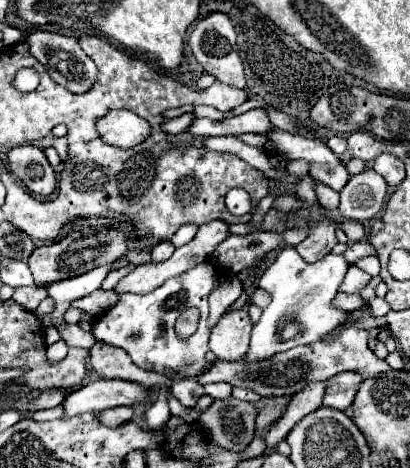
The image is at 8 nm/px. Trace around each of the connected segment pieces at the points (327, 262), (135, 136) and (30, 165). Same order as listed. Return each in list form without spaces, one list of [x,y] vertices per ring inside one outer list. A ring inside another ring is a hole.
[[[283,248],[277,260],[259,278],[259,288],[265,288],[273,300],[263,310],[261,320],[253,326],[251,344],[243,358],[245,364],[257,364],[293,346],[311,344],[313,340],[331,334],[339,324],[343,324],[347,320],[347,312],[333,308],[331,300],[335,298],[347,268],[349,266],[343,256],[325,256],[315,264],[307,264],[305,260],[301,260],[295,248]],[[289,324],[297,324],[297,332],[291,338],[283,334]]]
[[[117,109],[99,118],[95,122],[95,130],[99,132],[105,144],[113,144],[119,148],[133,148],[149,136],[151,124],[129,110]]]
[[[23,144],[7,152],[7,168],[13,176],[23,180],[23,184],[39,196],[49,196],[55,190],[55,172],[47,162],[41,148]]]

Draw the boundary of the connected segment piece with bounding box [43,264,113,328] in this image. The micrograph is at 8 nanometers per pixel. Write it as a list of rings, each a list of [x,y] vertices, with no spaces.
[[[113,264],[105,266],[105,268],[93,268],[91,272],[87,274],[81,274],[81,276],[75,276],[75,278],[67,278],[67,280],[59,280],[59,282],[51,282],[47,286],[43,286],[47,290],[47,296],[53,300],[55,308],[53,312],[49,314],[49,320],[51,320],[51,326],[59,326],[65,322],[63,314],[67,312],[67,308],[81,296],[87,296],[95,290],[101,288],[101,282],[103,278],[107,276],[107,272],[113,268]]]

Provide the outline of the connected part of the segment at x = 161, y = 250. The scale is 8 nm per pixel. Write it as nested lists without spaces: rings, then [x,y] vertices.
[[[159,242],[157,246],[153,246],[151,250],[151,256],[153,256],[153,262],[165,262],[171,254],[173,254],[175,246],[171,242]]]

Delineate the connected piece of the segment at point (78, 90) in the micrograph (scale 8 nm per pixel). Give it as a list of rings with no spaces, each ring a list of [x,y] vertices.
[[[33,30],[25,38],[25,42],[29,46],[29,52],[45,66],[45,70],[49,72],[49,76],[57,84],[69,88],[75,94],[85,94],[85,92],[89,92],[93,88],[93,84],[97,80],[97,66],[81,50],[77,38],[67,38],[67,36],[61,36],[61,34],[55,34],[55,32],[45,32],[45,30]]]

